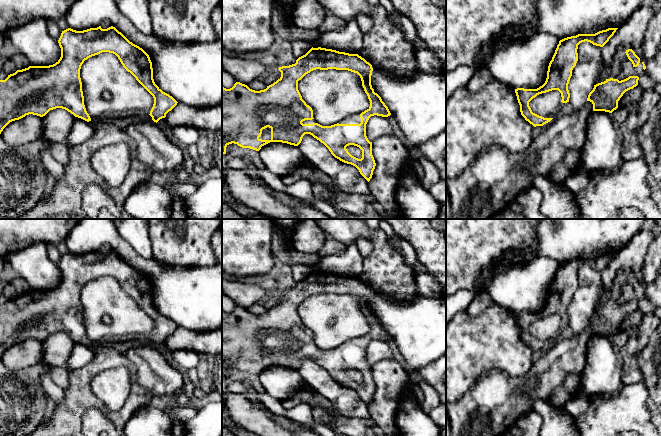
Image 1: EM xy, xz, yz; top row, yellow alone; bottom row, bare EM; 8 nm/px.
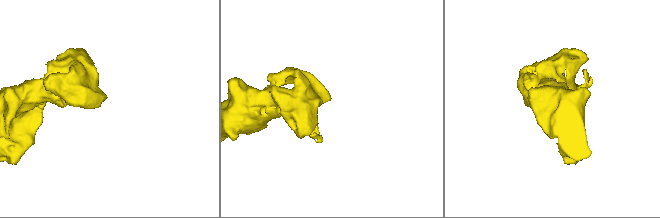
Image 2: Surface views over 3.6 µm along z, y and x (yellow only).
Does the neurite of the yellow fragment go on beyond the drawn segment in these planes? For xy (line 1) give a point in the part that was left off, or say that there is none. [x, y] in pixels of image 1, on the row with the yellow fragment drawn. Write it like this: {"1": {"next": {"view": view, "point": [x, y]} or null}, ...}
{"1": {"next": null}}

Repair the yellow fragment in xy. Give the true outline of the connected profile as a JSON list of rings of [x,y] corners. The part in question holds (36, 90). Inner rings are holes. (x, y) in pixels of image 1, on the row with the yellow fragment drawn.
[[[99,26],[83,31],[68,28],[62,31],[58,43],[61,48],[61,57],[55,64],[29,66],[8,75],[5,80],[0,80],[0,134],[12,121],[29,114],[43,117],[56,108],[65,109],[87,122],[91,121],[84,105],[80,69],[85,60],[102,52],[115,54],[123,67],[153,96],[154,104],[149,115],[154,122],[157,123],[165,118],[166,114],[177,105],[178,102],[172,96],[163,92],[155,84],[149,55],[142,48],[130,42],[115,27],[102,29]]]

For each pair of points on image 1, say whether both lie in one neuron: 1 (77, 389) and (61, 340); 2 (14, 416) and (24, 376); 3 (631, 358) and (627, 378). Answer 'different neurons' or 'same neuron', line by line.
1: different neurons
2: same neuron
3: same neuron

